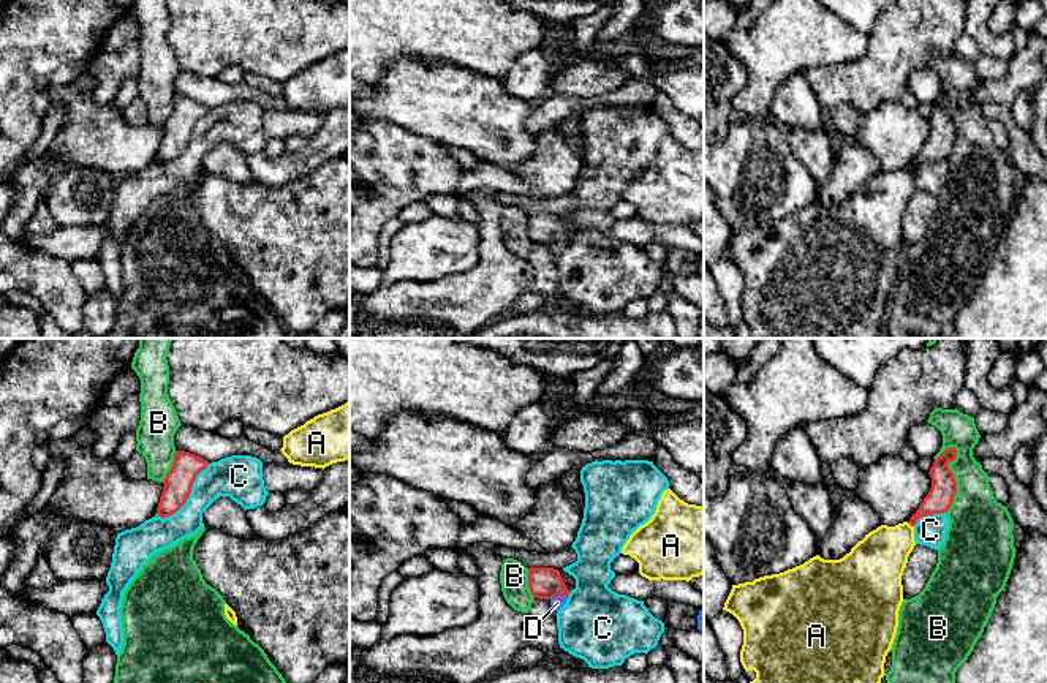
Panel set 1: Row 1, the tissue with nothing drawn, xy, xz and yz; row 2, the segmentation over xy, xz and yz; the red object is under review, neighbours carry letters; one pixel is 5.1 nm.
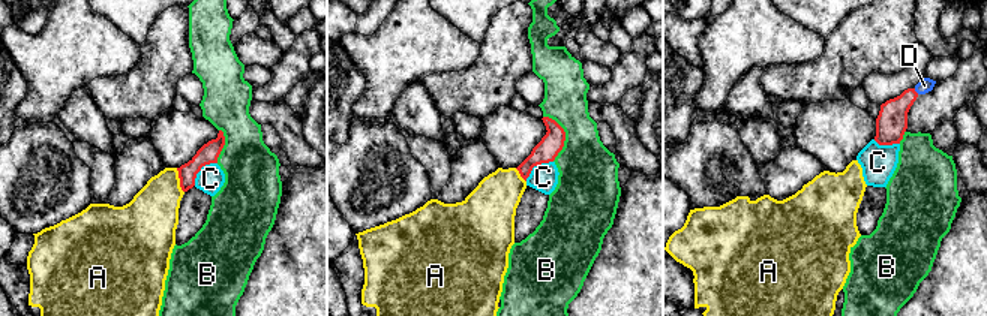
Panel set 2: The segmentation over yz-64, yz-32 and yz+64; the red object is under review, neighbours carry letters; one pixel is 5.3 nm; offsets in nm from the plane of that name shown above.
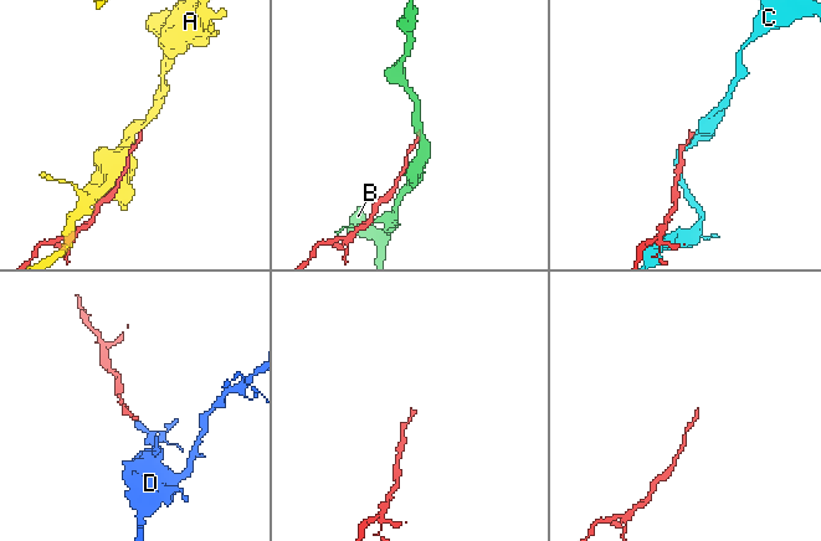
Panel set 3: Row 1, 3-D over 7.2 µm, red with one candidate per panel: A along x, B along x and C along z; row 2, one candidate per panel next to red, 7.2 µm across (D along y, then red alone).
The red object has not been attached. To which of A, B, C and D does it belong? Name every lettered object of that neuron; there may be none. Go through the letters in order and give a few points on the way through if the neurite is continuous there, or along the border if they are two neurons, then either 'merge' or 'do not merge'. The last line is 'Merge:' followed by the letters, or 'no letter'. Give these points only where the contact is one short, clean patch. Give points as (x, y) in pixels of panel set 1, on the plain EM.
A: do not merge
B: do not merge
C: do not merge
D: across xz (544, 228), (559, 241), (557, 249) | merge
Merge: D

